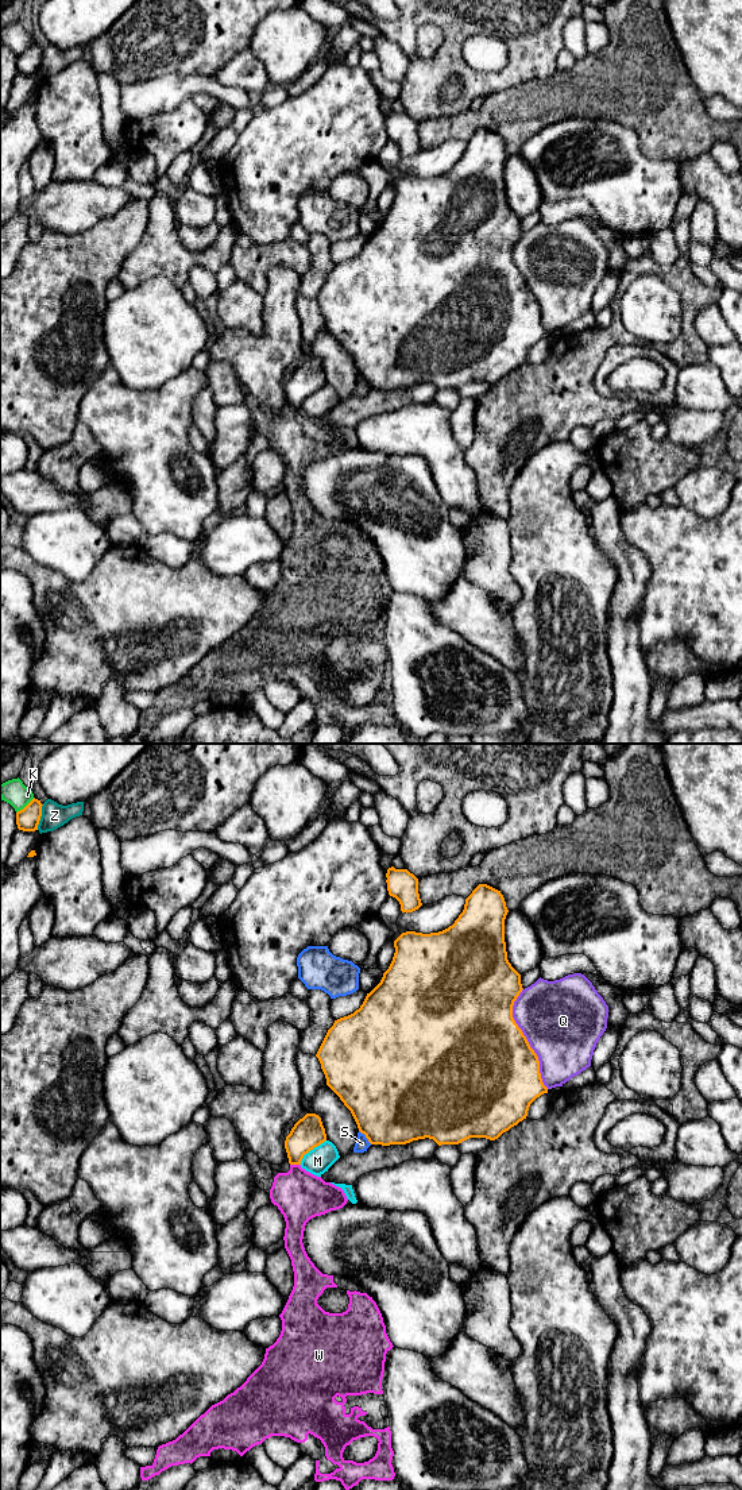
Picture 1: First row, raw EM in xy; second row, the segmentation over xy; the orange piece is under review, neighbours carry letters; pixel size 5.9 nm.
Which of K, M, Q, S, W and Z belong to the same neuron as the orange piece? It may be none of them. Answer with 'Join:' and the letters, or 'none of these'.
Join: none of these

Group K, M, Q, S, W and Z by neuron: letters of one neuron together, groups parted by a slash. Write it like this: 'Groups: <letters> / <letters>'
Groups: K / M / Q / S / W / Z

